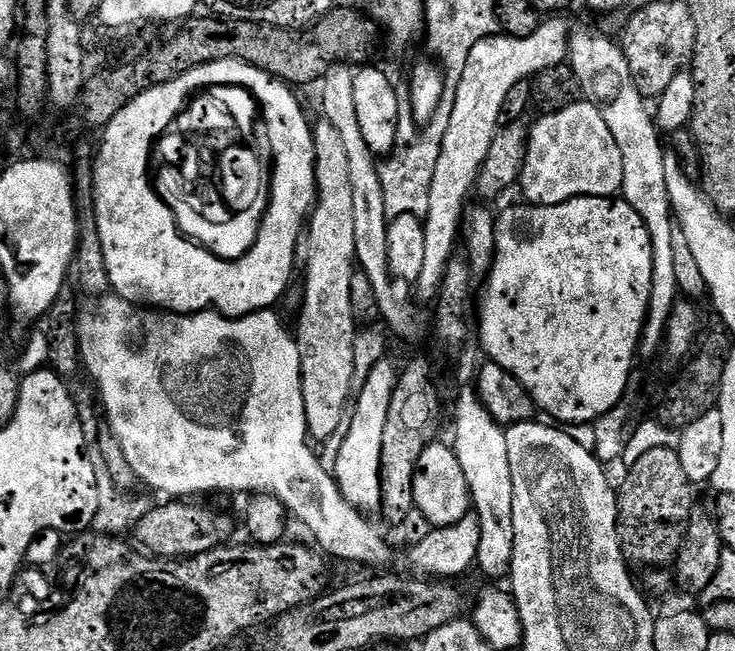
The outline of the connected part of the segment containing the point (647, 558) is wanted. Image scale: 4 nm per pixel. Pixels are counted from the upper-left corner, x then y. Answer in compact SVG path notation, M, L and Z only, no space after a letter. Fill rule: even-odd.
M649 450L624 474L624 481L618 484L616 509L618 542L625 560L632 566L641 564L644 570L664 570L675 565L694 511L694 485L686 478L686 470L682 470L679 451Z

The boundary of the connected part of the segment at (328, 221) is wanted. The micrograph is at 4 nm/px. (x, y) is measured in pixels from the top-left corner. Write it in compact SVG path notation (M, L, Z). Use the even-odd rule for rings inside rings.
M322 118L318 122L312 128L316 203L306 226L306 288L296 337L309 437L323 442L341 431L346 418L354 390L354 342L358 335L358 325L353 318L350 301L351 279L356 271L354 194L350 183L350 164L338 130L329 120Z

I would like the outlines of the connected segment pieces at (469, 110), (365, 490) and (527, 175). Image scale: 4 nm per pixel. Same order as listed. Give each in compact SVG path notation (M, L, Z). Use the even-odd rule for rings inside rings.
M560 18L545 19L530 34L530 38L514 38L497 34L480 40L474 50L470 50L470 59L466 61L466 70L462 73L462 83L458 87L458 96L454 103L454 112L451 115L450 126L444 139L442 139L441 154L438 157L438 166L435 167L434 180L430 187L430 206L427 219L424 220L426 230L426 255L423 260L422 274L414 282L414 292L428 302L435 301L440 283L444 277L446 266L450 258L457 251L456 235L461 235L462 219L469 203L468 195L473 195L476 179L486 162L486 154L490 154L490 142L494 142L498 129L502 124L502 106L506 102L506 94L510 89L518 86L523 80L531 81L539 72L552 68L556 64L562 64L568 58L568 46L570 43L570 31Z
M385 358L374 366L366 386L358 389L350 419L346 424L342 450L338 450L334 475L340 493L346 502L365 514L379 513L382 502L382 482L380 481L380 463L382 462L382 433L386 427L386 414L390 414L390 398L394 394L397 365L392 365L391 359ZM356 404L356 409L355 408ZM352 418L352 421L351 421Z
M587 102L571 104L557 112L541 115L539 118L541 120L537 124L533 123L528 129L528 149L518 181L519 191L524 191L523 199L527 203L554 206L579 196L615 197L623 189L622 150L618 150L618 142L614 142L614 134L610 134L606 121L593 104Z

